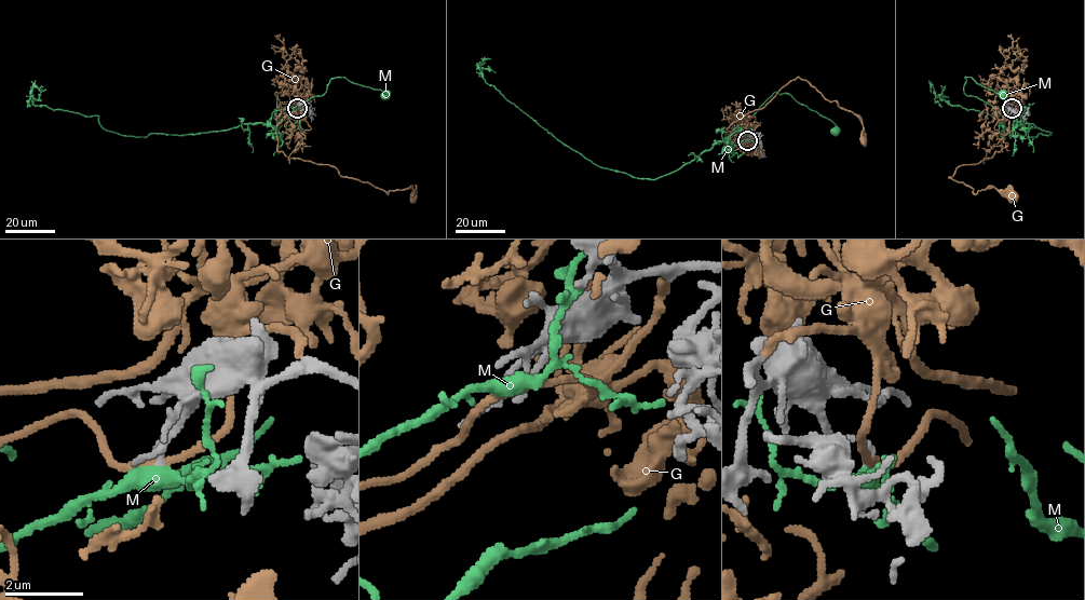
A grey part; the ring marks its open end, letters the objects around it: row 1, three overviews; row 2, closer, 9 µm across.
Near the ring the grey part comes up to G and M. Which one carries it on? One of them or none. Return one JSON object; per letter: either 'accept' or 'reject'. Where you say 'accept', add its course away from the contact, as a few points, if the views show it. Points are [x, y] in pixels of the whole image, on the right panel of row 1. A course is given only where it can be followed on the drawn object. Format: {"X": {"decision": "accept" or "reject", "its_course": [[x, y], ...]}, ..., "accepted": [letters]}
{"G": {"decision": "accept", "its_course": [[1012, 108], [1018, 107], [1004, 120], [1000, 151], [961, 164], [949, 177], [974, 193], [994, 187], [1012, 195]]}, "M": {"decision": "reject"}, "accepted": ["G"]}

